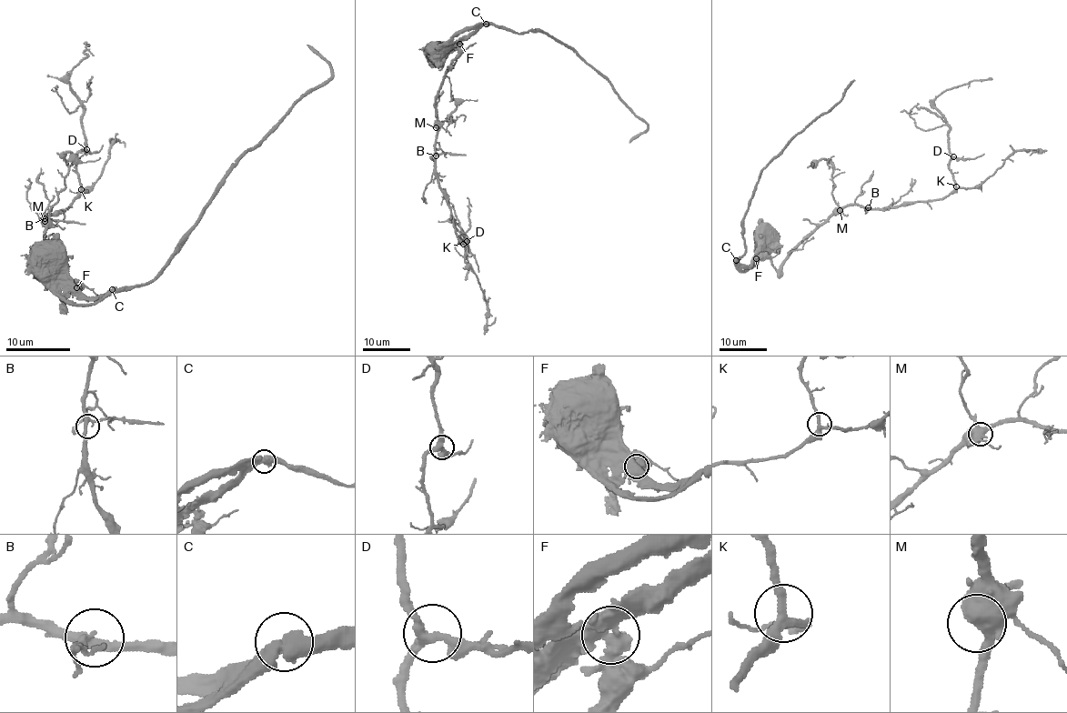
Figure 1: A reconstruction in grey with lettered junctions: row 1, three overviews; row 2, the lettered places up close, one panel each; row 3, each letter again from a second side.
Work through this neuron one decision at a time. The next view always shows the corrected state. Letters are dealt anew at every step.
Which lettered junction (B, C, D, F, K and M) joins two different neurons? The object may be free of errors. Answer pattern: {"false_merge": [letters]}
{"false_merge": ["F"]}

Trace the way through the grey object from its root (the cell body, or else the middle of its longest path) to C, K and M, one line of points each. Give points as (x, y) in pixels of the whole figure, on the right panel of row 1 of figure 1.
C: (764, 238), (761, 250), (749, 266), (743, 266), (736, 259)
K: (764, 238), (759, 254), (768, 257), (777, 270), (804, 239), (843, 207), (890, 208), (941, 199), (956, 186)
M: (764, 238), (759, 254), (768, 257), (777, 270), (804, 239), (840, 210)

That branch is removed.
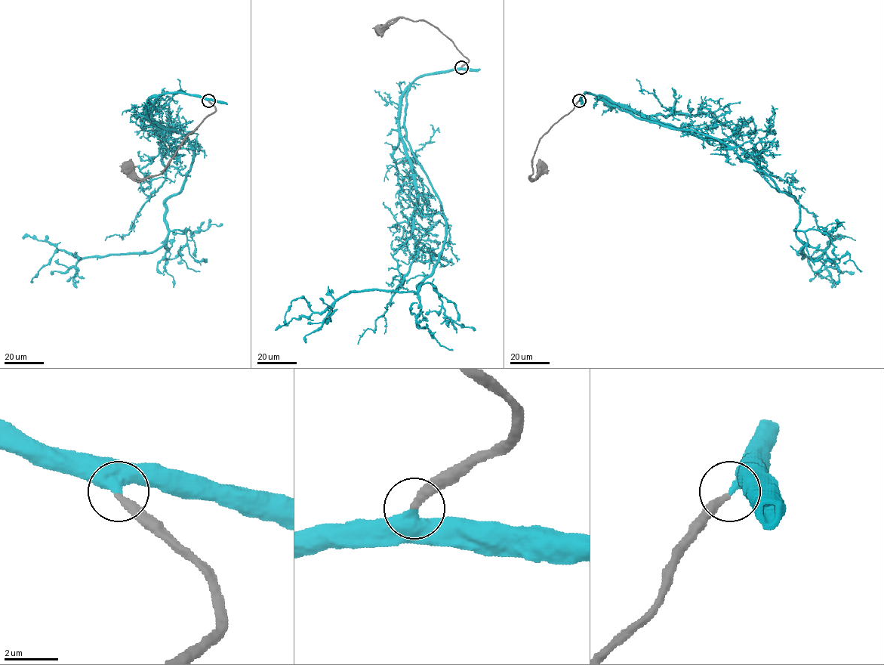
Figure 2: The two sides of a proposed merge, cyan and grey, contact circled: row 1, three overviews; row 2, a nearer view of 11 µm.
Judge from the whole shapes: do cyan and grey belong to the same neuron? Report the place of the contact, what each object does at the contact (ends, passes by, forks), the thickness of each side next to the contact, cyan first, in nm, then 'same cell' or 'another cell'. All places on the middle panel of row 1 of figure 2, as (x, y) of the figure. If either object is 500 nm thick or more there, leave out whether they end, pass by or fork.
place (461, 67); calibres 550 and 280 nm; same cell

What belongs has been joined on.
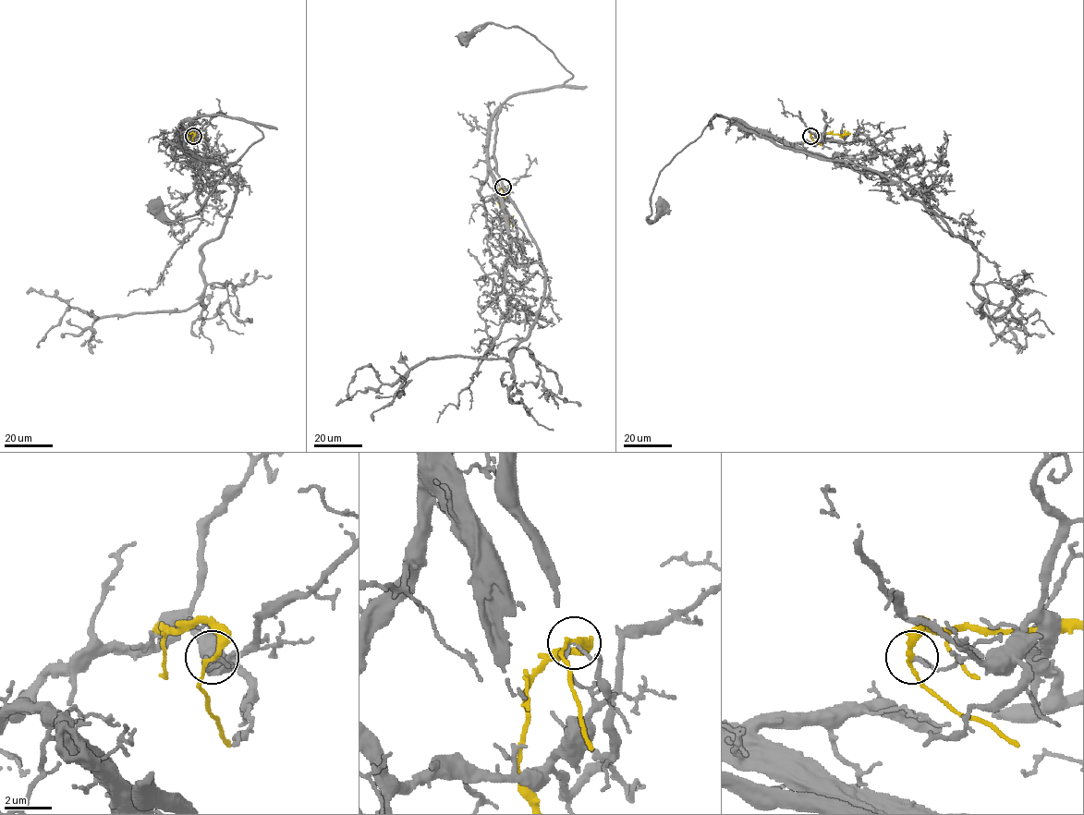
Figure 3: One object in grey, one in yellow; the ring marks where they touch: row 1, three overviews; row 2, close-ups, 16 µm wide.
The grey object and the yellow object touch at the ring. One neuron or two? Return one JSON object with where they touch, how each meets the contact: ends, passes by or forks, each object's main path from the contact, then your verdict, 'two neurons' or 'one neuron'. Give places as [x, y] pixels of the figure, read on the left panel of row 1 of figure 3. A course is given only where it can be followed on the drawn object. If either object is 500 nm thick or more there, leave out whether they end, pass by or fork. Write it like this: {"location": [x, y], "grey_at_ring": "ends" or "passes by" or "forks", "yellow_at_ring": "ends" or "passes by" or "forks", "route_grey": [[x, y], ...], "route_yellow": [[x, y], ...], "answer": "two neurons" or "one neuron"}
{"location": [193, 136], "grey_at_ring": "ends", "yellow_at_ring": "passes by", "route_grey": [[193, 137], [170, 143], [185, 121], [201, 115], [240, 118], [262, 137], [194, 214], [174, 220], [157, 206]], "route_yellow": [[193, 137], [194, 134], [188, 133], [203, 134]], "answer": "two neurons"}

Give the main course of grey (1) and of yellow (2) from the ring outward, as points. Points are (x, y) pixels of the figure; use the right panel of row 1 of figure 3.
1: (810, 137), (822, 133), (824, 140), (777, 141), (716, 115), (660, 172), (651, 195), (651, 220), (660, 206)
2: (810, 137), (812, 133), (850, 134)

